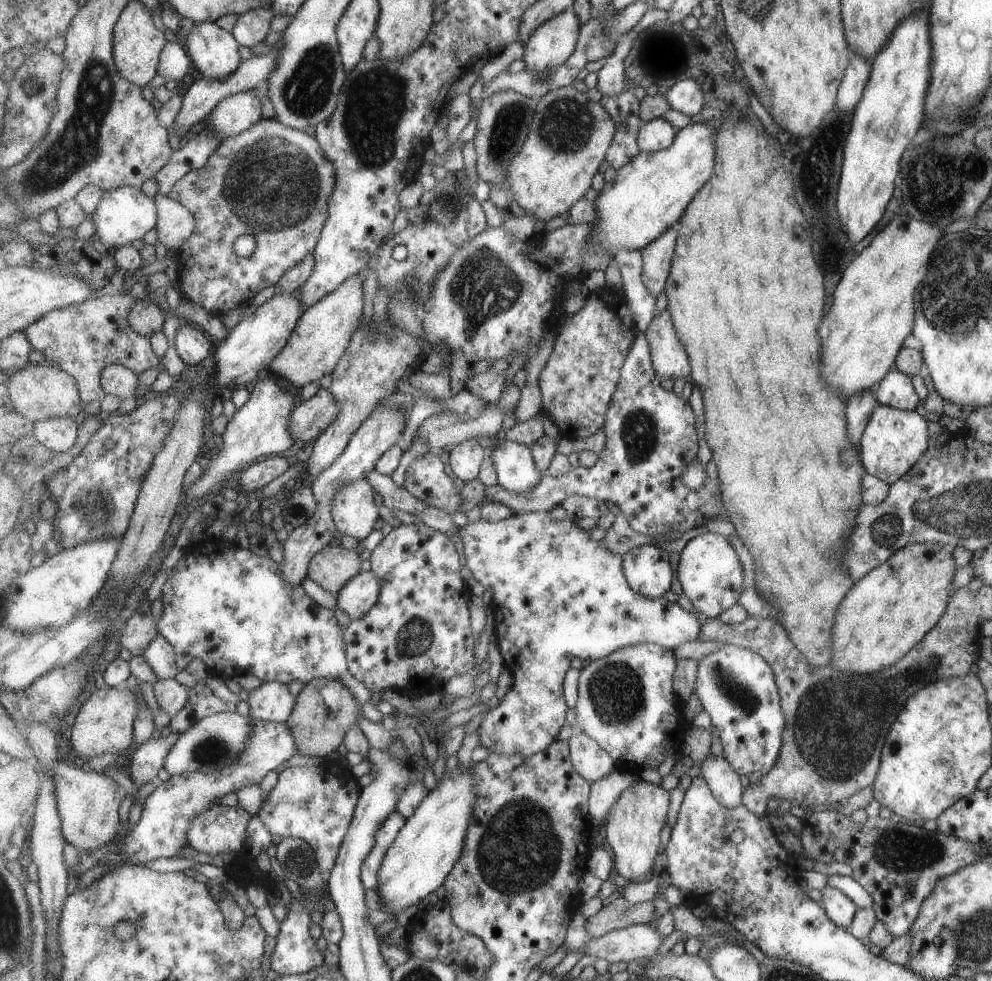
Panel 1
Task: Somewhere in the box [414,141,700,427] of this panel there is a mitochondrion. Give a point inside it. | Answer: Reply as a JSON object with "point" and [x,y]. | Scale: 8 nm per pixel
{"point":[485,286]}

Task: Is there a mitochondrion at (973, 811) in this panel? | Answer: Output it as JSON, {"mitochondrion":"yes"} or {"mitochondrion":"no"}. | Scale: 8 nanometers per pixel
{"mitochondrion":"no"}

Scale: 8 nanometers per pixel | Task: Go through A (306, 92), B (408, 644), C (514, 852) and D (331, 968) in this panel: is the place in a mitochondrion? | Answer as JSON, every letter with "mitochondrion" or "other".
{"A":"mitochondrion","B":"mitochondrion","C":"mitochondrion","D":"other"}

